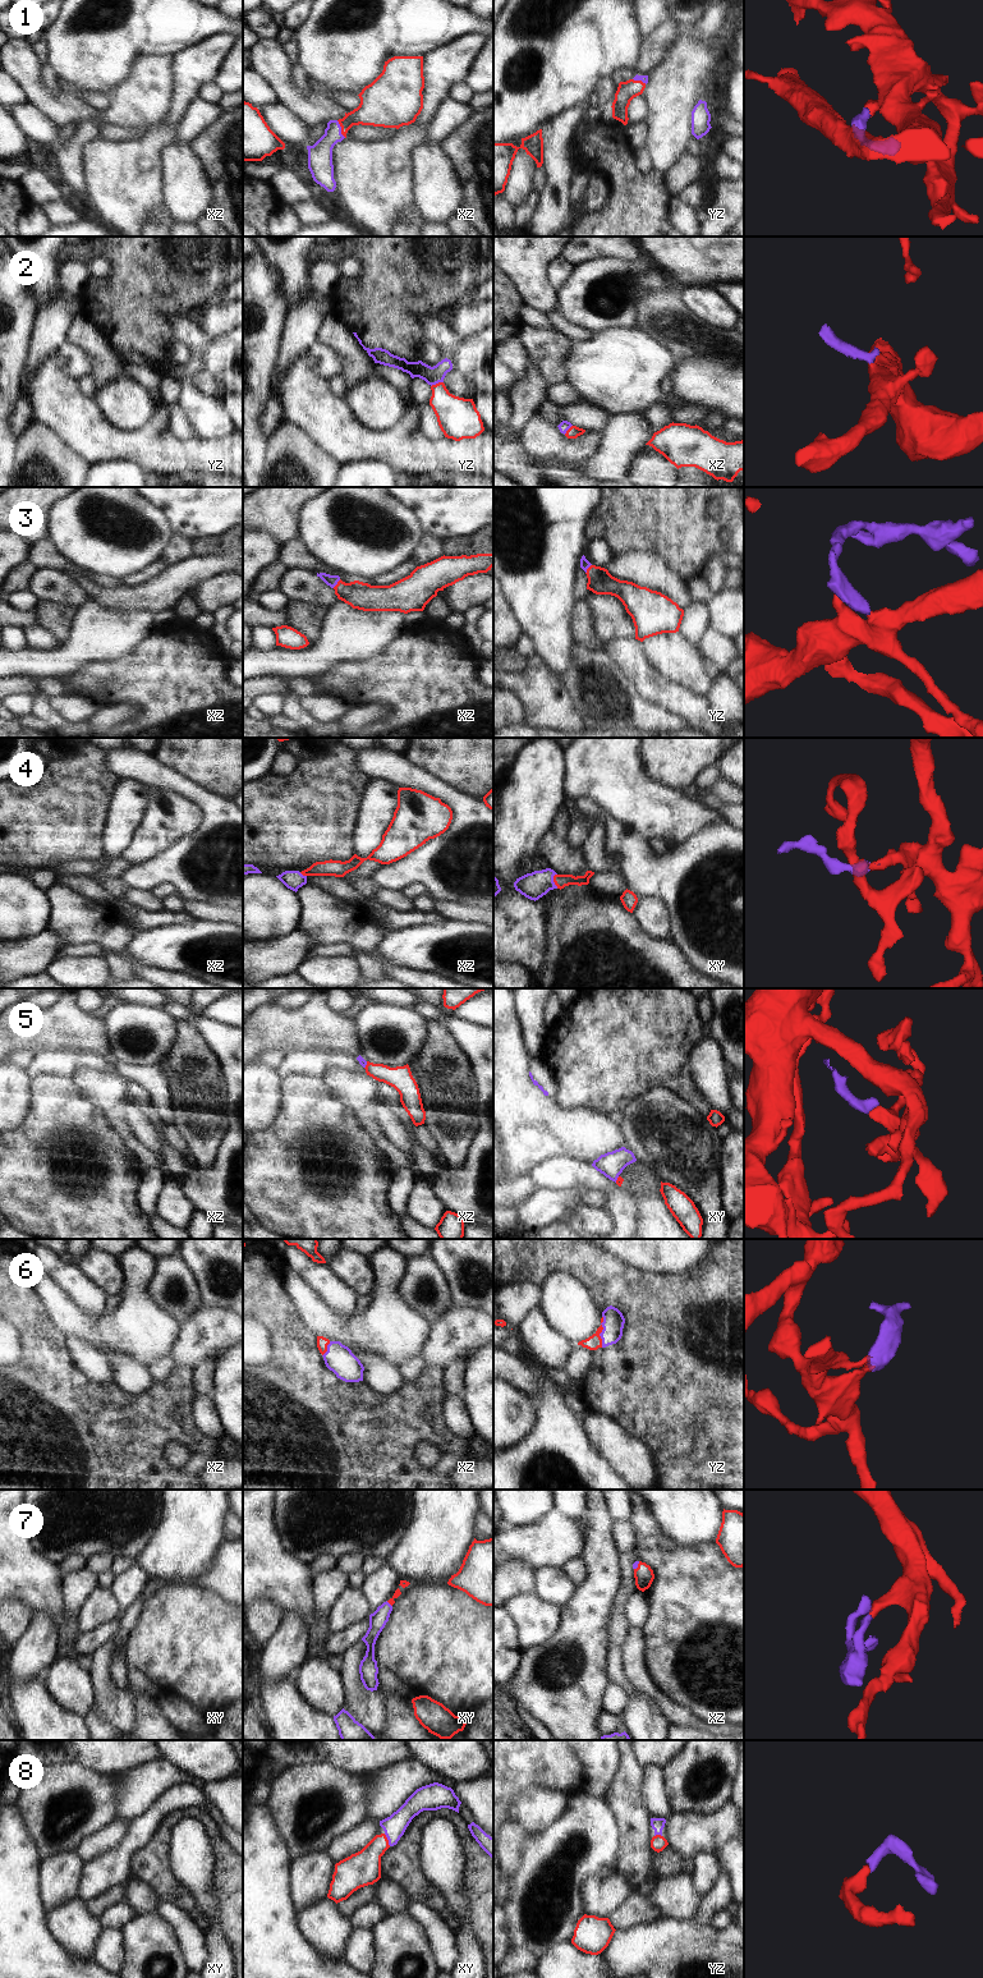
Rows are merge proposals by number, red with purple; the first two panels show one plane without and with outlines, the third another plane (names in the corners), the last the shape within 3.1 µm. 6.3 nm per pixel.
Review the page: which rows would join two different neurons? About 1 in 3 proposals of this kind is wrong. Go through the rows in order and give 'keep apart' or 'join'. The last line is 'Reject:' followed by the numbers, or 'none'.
1: join
2: join
3: join
4: join
5: keep apart
6: join
7: join
8: join
Reject: 5

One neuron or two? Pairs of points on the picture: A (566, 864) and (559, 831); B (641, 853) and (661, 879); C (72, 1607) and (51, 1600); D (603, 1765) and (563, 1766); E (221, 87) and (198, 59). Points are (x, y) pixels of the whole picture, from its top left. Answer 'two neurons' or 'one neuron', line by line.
A: one neuron
B: one neuron
C: two neurons
D: two neurons
E: two neurons

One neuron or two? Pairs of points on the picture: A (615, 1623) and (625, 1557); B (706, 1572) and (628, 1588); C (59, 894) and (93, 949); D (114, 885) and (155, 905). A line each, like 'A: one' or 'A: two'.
A: one
B: two
C: two
D: one

